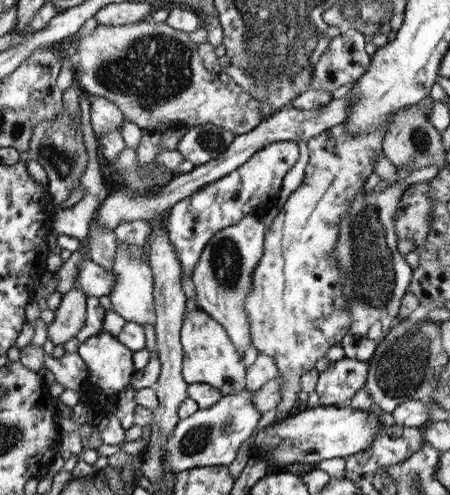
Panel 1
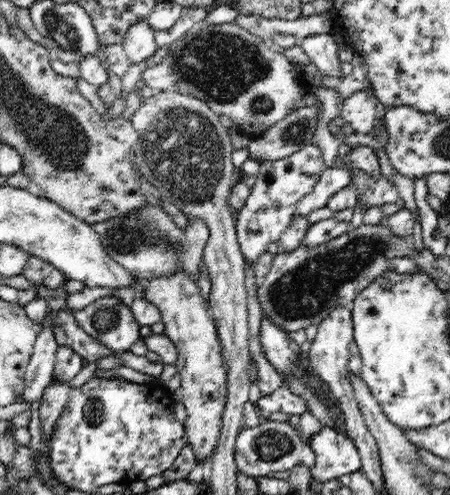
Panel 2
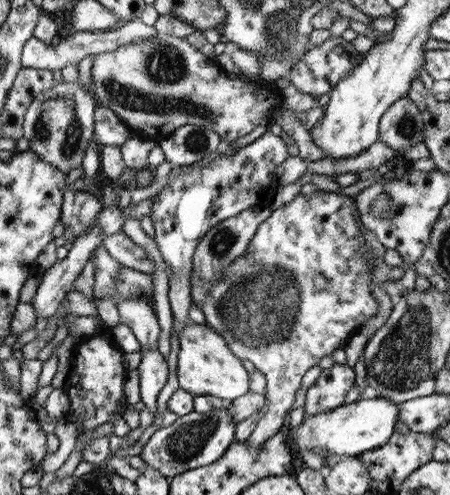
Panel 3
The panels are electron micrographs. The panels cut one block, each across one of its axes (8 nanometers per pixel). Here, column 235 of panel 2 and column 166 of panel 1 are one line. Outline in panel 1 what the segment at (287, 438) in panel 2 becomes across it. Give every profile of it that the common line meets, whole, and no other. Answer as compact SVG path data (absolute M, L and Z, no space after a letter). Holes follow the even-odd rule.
M239 390L235 394L223 396L217 404L205 410L197 410L189 418L181 420L175 426L175 434L171 436L167 444L167 464L179 474L191 468L209 468L209 466L229 466L237 458L237 450L241 444L253 434L253 430L259 424L261 412L257 410L255 402L255 390Z

